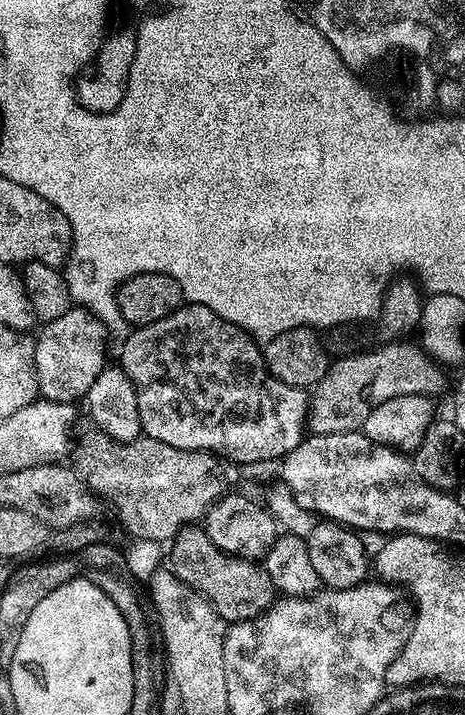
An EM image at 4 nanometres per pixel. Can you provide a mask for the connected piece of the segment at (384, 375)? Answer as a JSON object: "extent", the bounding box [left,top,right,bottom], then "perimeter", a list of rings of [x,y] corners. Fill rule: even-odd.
{"extent":[306,343,444,435],"perimeter":[[[415,343],[380,344],[357,356],[341,356],[328,365],[326,374],[311,389],[306,428],[311,435],[346,434],[361,431],[370,414],[382,402],[406,394],[439,397],[444,388],[444,376],[437,363]]]}

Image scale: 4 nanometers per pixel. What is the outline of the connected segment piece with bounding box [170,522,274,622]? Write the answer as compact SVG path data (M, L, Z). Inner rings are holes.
M189 523L178 529L170 541L172 563L170 568L175 576L206 596L214 610L225 622L252 620L272 604L274 589L270 574L263 563L244 560L240 556L228 556L204 532L199 523Z

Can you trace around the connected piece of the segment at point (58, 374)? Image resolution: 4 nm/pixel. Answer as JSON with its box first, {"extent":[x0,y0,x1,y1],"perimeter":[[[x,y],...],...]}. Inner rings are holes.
{"extent":[34,306,110,404],"perimeter":[[[73,306],[62,314],[62,318],[54,318],[43,325],[40,337],[35,337],[34,366],[36,367],[36,387],[39,395],[55,404],[72,404],[76,399],[87,397],[94,378],[100,373],[99,344],[110,336],[104,324],[84,311]]]}

